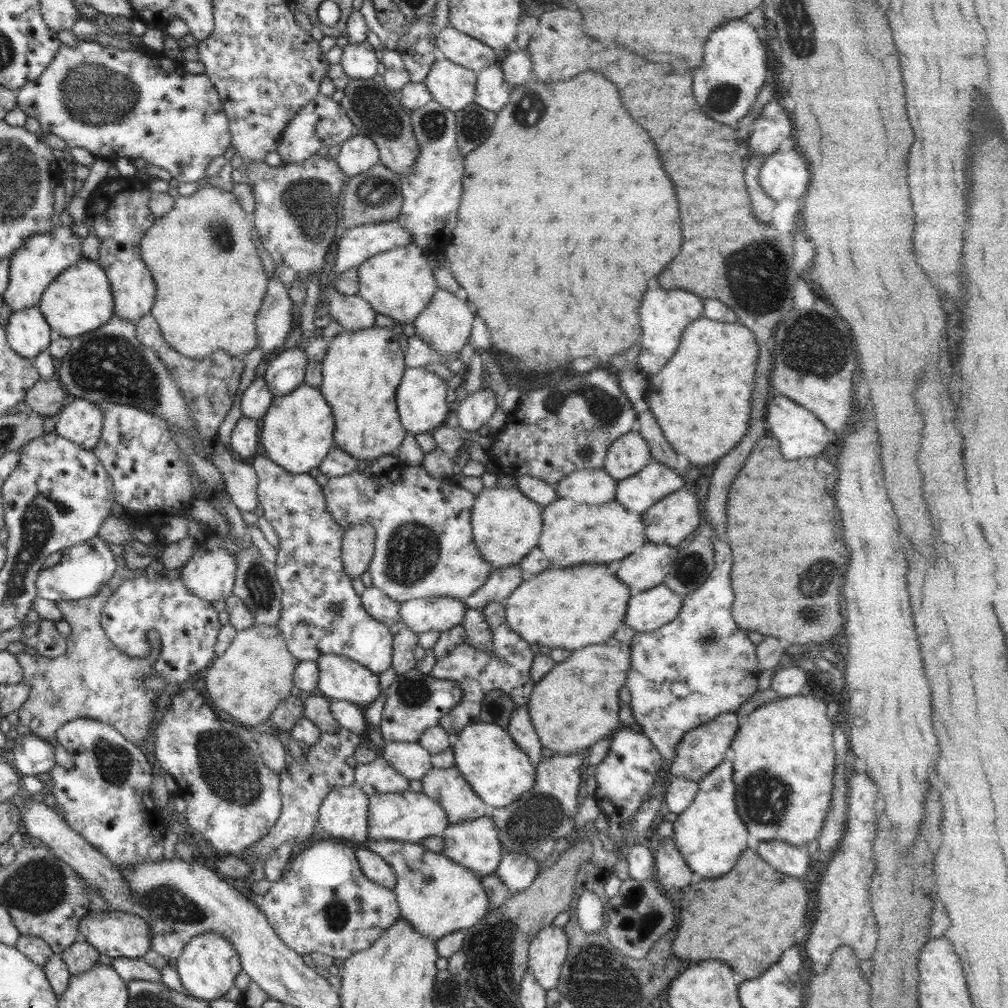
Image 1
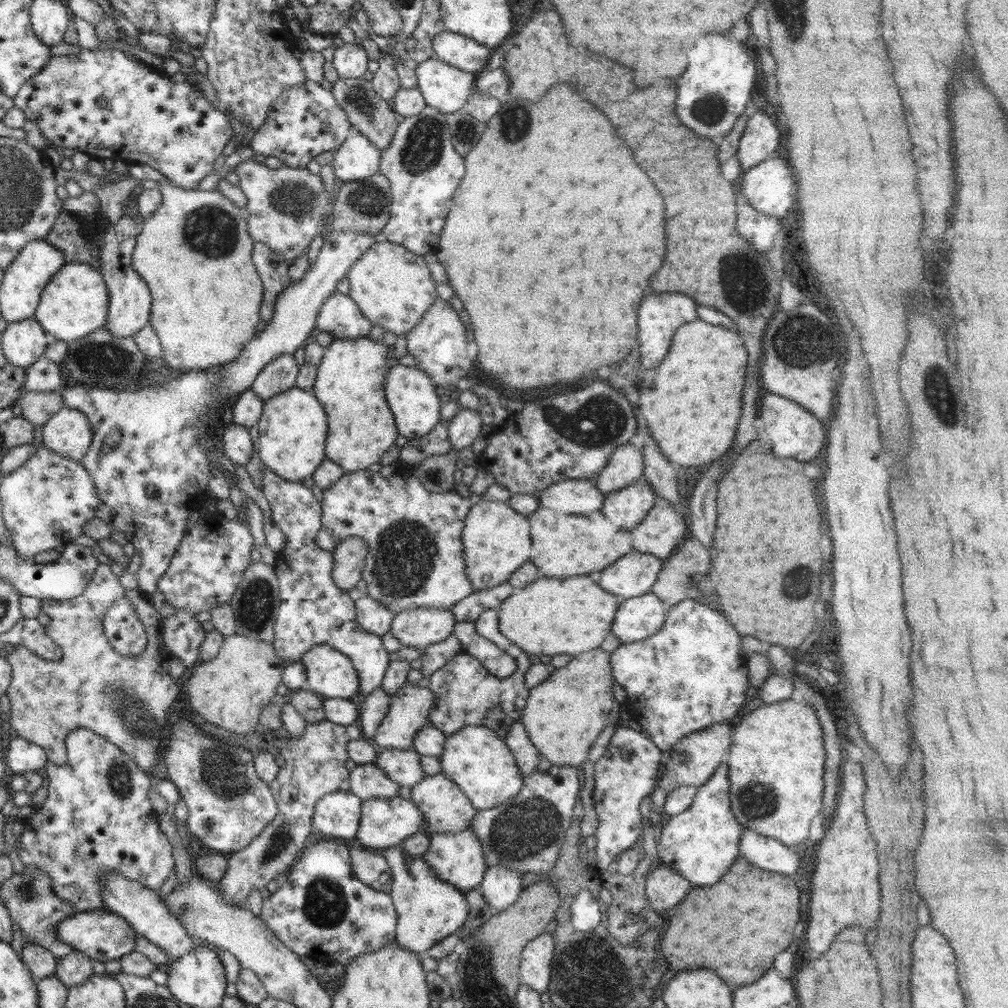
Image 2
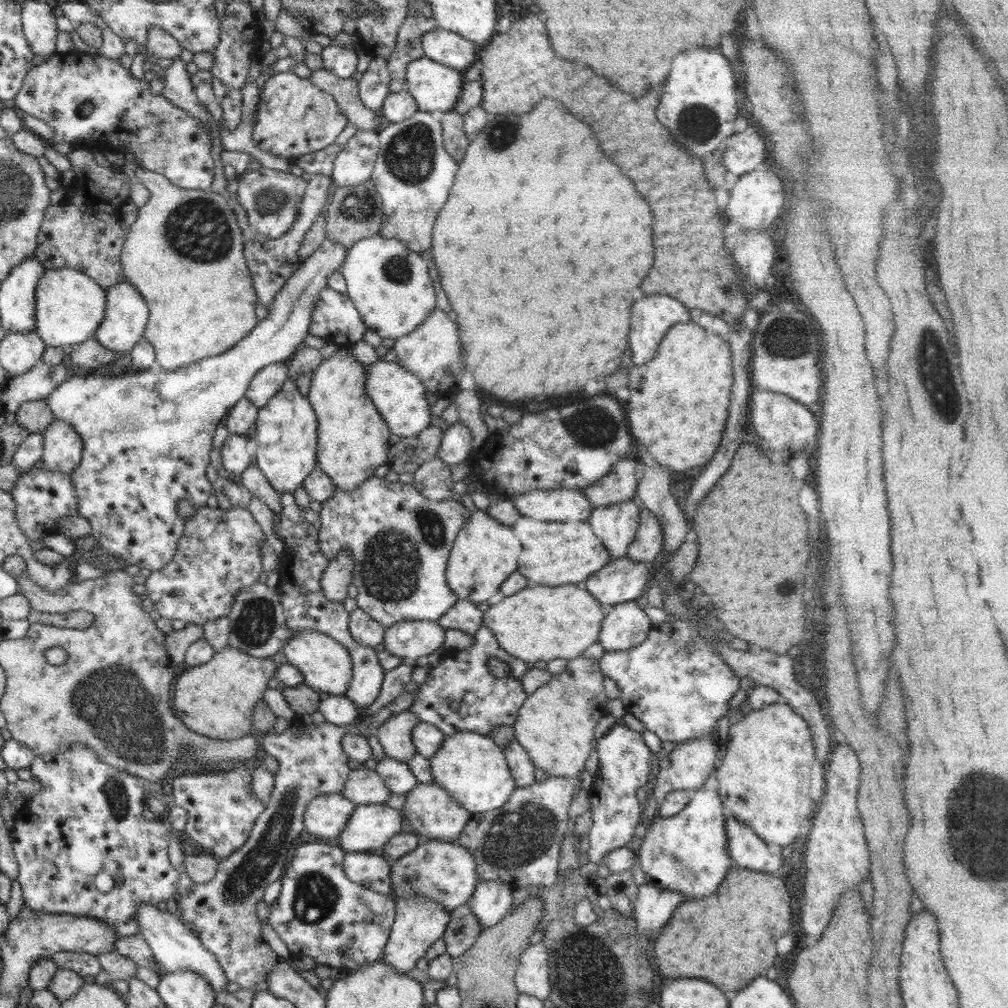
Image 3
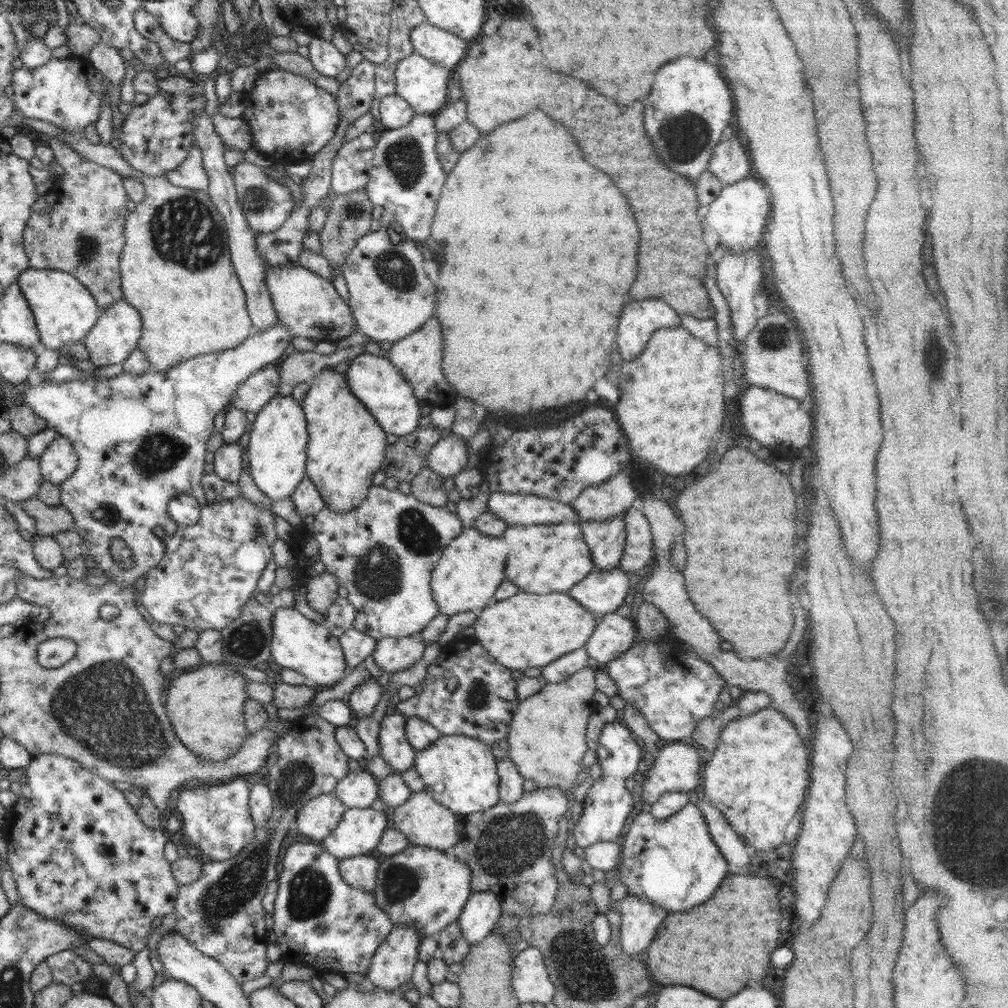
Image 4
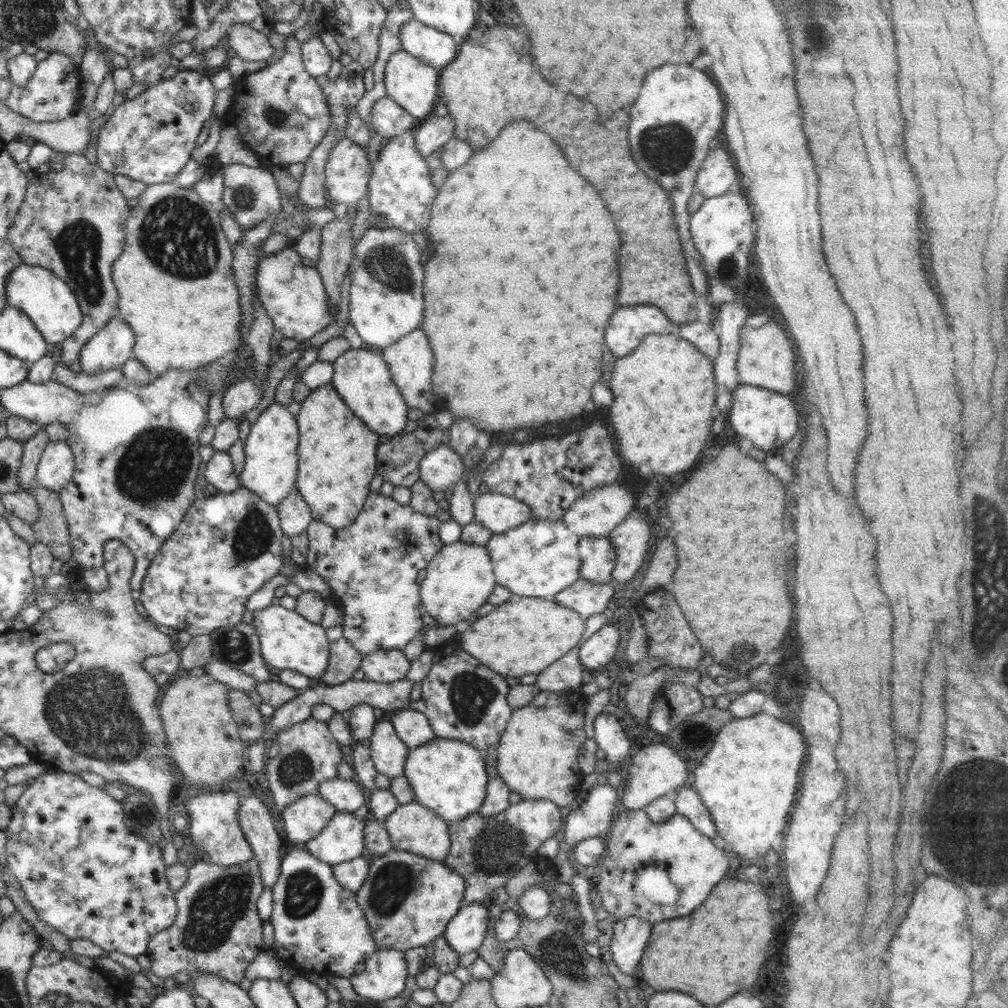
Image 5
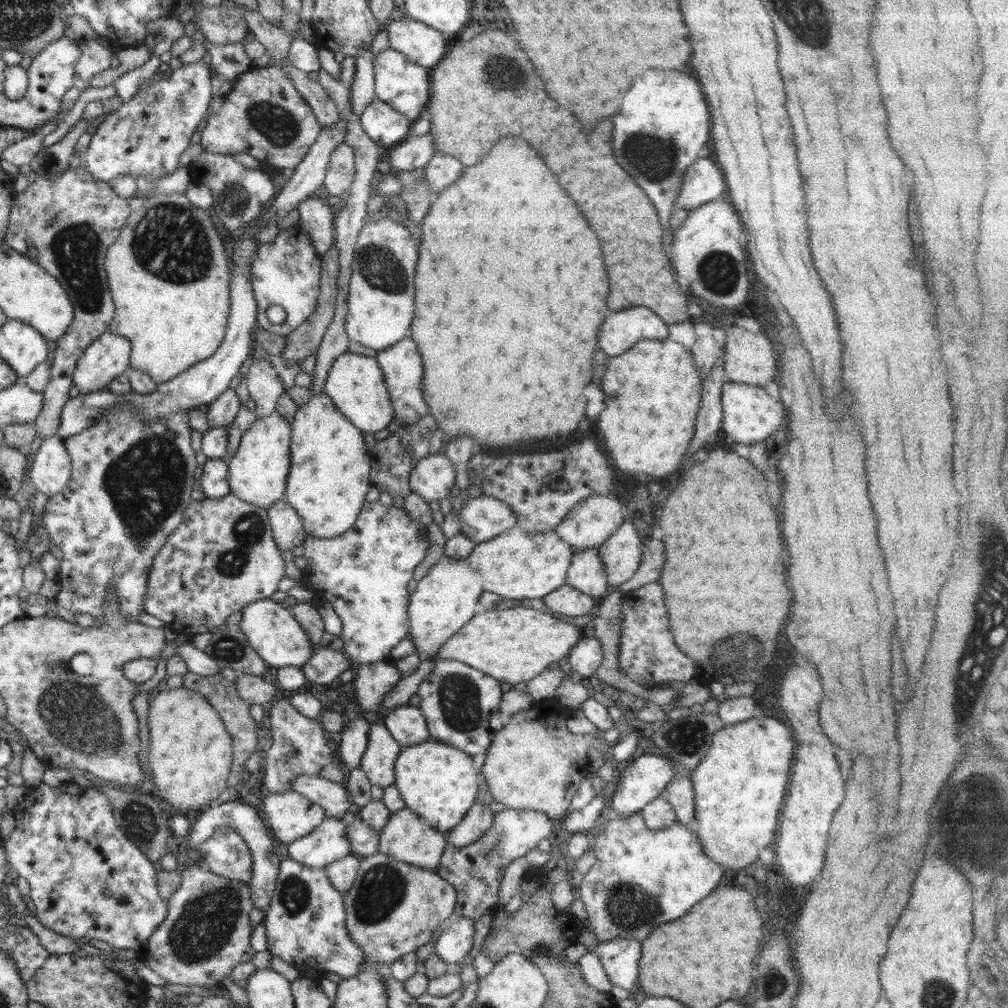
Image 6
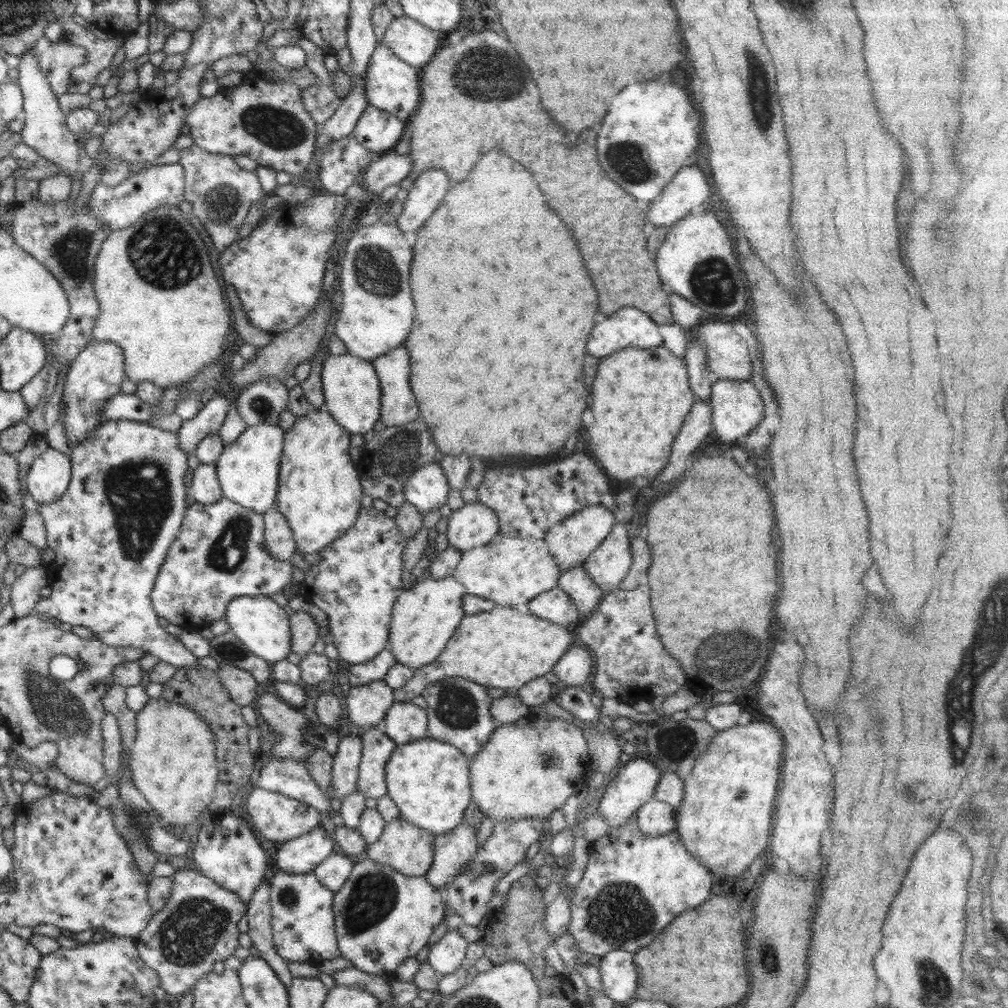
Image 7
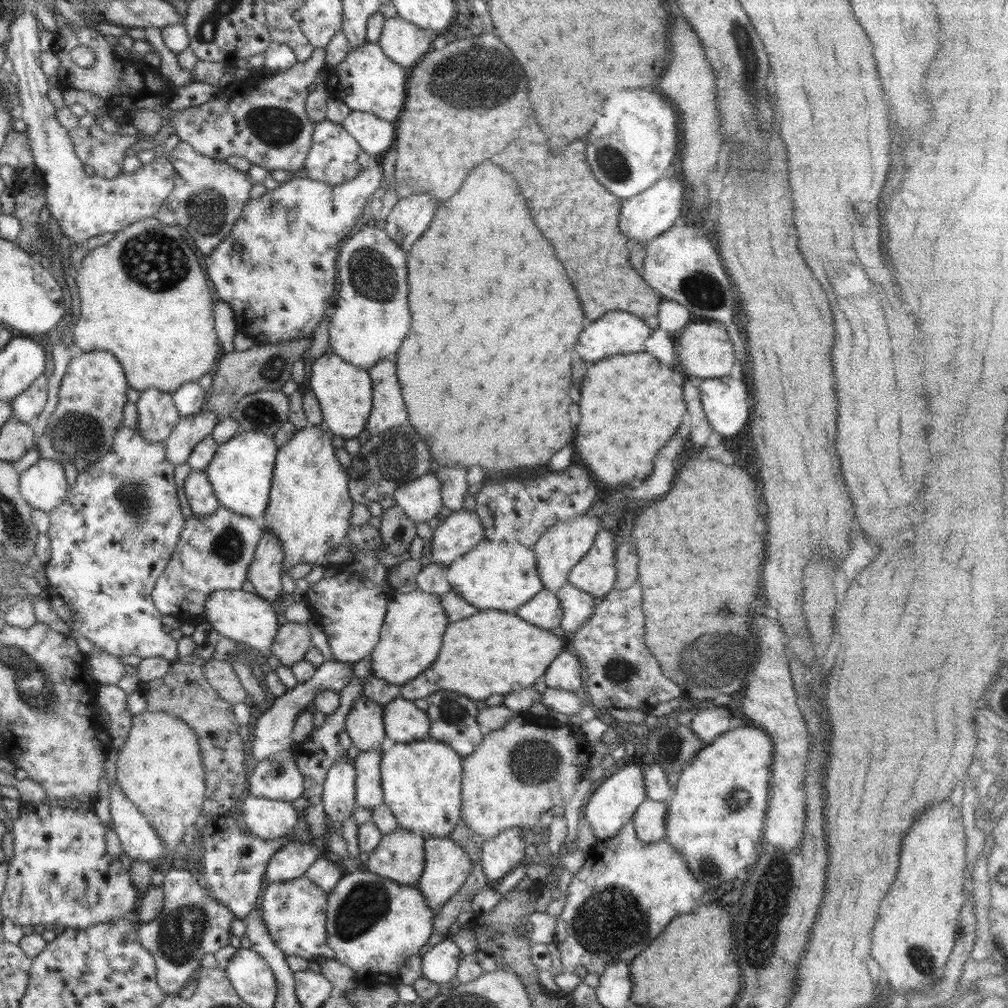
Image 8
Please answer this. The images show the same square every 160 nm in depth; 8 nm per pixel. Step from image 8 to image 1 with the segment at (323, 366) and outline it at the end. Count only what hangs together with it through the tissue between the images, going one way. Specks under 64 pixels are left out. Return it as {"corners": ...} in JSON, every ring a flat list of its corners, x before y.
{"corners":[[424,367,404,369,401,381,396,389,396,406,400,422,407,434,416,435,432,432,436,427,445,424,445,420,454,405,446,402,447,381]]}

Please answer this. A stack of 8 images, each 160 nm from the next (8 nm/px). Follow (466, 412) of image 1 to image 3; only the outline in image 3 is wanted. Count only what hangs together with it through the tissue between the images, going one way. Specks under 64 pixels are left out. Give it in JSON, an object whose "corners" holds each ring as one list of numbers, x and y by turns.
{"corners":[[461,422,444,427,436,458,444,461,450,468,462,463,473,450,472,439,469,428]]}

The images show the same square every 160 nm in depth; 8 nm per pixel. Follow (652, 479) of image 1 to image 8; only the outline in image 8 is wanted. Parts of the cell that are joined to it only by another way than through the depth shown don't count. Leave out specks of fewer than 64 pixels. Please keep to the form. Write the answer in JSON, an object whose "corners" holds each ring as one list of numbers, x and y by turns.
{"corners":[[569,581,556,592,556,597,563,610,559,627,565,632,563,637,569,639,580,628,580,625,591,617,597,600,592,595,572,586]]}

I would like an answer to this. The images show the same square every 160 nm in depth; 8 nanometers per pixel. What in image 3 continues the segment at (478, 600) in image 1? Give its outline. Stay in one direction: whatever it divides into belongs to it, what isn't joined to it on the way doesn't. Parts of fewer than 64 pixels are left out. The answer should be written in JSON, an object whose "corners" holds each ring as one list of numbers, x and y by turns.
{"corners":[[458,601,437,620,437,623,446,630,461,630,473,636,483,624,483,614,488,608,490,608,488,601,486,603]]}

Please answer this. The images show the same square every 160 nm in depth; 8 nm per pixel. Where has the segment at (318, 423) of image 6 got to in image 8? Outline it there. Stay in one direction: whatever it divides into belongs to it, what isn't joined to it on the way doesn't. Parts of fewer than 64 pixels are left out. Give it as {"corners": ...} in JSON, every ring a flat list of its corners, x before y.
{"corners":[[309,426,297,429,294,436,278,447,275,460,272,488,269,496,270,502,265,510,265,531,276,535,283,548,283,561,281,562,282,593,292,594,295,590,295,580,289,575,289,570,300,563,323,565,327,562,326,556,341,544,346,542,346,534,350,530,350,518,354,501,348,491,348,475,337,457,336,447,332,445,334,434,329,432,327,426]]}

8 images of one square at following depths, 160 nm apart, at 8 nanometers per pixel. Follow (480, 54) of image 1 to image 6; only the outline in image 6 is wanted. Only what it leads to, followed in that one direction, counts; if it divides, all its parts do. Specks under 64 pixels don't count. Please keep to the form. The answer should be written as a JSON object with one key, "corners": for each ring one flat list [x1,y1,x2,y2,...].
{"corners":[[404,15,402,18,390,21,387,26,388,38,390,39,390,49,404,54,404,56,418,66,431,69,434,65,445,57,447,35,439,32,431,26,426,26,423,22,417,21]]}

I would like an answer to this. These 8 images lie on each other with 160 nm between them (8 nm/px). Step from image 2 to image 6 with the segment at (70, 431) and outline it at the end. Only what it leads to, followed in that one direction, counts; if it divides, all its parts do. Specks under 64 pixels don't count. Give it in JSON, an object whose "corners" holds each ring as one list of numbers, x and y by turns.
{"corners":[[56,434,42,441,30,470,32,485,47,497,62,493,71,478,71,459,64,441]]}

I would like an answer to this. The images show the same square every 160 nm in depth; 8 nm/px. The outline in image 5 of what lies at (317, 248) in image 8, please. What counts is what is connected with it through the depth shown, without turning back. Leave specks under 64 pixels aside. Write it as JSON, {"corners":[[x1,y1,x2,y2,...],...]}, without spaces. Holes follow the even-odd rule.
{"corners":[[450,115,433,116,420,121,415,132,415,145,419,154,427,157,443,147,453,137,454,127,454,119],[292,244,286,246,282,252,260,257,255,276,257,295,263,304,263,308,266,309,266,314,270,317,274,325,275,334,277,336,284,336,303,343,311,336,314,336,314,334,318,334,318,332,324,330,333,322,338,307,329,304,327,301,325,288,316,267,298,256,298,252,293,250]]}

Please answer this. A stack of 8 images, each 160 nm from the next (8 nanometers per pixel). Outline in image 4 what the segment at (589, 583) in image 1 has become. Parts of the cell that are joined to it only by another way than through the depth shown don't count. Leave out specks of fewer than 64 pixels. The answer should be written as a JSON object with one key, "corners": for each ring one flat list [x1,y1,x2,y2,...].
{"corners":[[518,593,515,596,497,601,494,606,486,606,482,610,478,612,478,617,471,621,474,625,474,635,475,639,479,644,487,650,487,654,494,658,496,662,503,664,506,668,510,668,511,670,526,670,526,668,534,668,534,666,546,666,550,664,553,660,560,658,563,654,568,654,568,652,572,652,576,650,576,648,582,648,588,642,590,635,594,632,595,626,597,625,598,617,586,610,579,602,574,601,570,595,567,593,551,593,551,594,531,594,531,593]]}

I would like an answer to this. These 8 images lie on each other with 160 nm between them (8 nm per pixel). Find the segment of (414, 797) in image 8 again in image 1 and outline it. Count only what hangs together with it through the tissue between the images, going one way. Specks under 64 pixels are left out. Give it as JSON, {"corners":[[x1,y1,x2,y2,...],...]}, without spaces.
{"corners":[[482,721,466,725,453,738,451,747,453,767,459,770,475,794,492,807,504,808,534,786,535,765,501,726]]}

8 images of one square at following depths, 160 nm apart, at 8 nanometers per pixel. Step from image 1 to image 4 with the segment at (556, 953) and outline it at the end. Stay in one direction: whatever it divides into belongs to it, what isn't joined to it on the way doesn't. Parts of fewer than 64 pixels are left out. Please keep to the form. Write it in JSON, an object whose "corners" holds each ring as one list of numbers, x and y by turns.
{"corners":[[526,948,516,956,511,988,518,1003,534,1002,545,1005,553,1001,554,985,550,982,542,953,538,948]]}

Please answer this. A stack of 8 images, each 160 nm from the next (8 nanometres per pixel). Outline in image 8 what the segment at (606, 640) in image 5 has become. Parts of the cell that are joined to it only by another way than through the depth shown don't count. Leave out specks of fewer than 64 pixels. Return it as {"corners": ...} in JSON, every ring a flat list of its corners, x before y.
{"corners":[[567,648,550,663,544,673,546,686,580,692,582,687,582,664,579,658]]}

